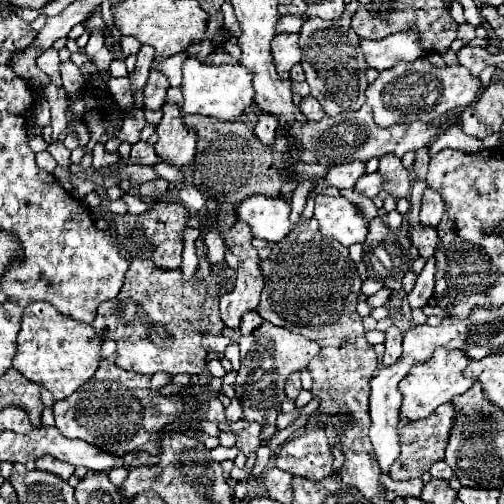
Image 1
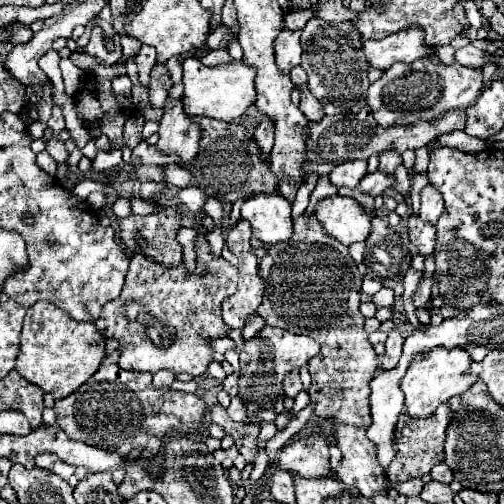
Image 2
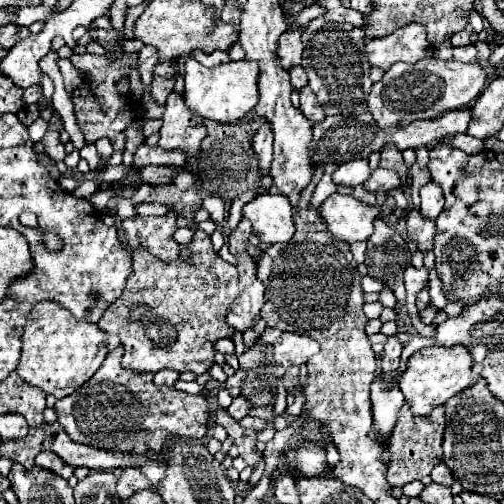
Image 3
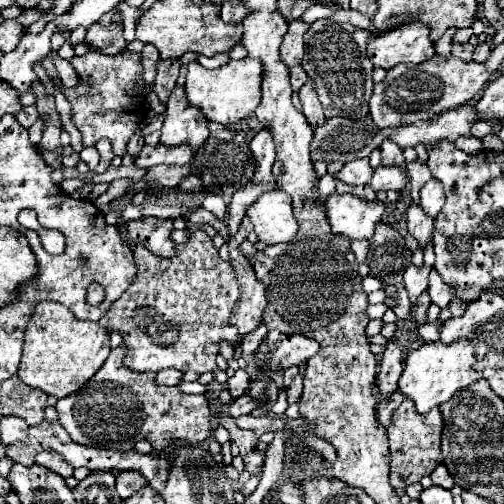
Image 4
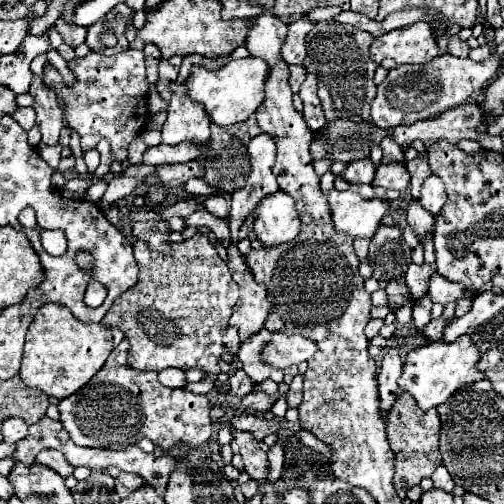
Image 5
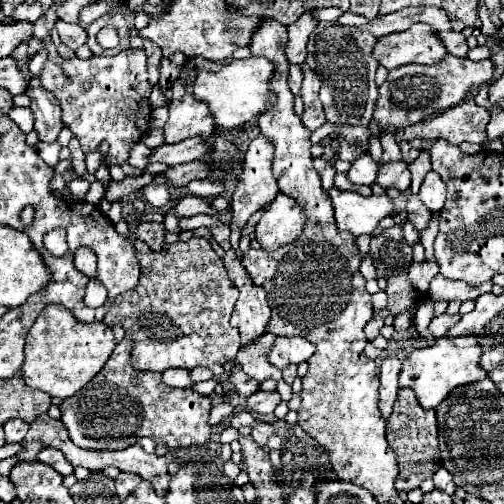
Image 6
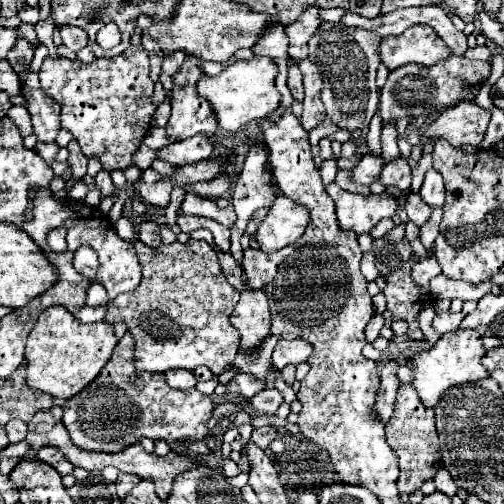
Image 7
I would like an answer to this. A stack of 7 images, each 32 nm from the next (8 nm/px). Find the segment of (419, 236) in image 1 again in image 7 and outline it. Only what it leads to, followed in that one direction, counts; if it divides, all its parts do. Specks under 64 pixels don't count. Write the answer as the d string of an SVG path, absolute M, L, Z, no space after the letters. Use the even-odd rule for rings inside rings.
M410 192L410 194L408 194L408 200L406 200L406 212L408 212L408 218L410 218L418 228L422 228L422 226L430 220L430 212L432 212L432 210L428 208L428 204L422 202L420 194Z

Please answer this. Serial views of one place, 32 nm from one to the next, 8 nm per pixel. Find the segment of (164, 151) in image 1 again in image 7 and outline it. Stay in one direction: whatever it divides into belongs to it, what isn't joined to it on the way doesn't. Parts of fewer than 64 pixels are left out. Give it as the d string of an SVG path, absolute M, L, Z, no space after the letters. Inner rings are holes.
M188 56L174 78L172 112L166 124L170 142L192 138L196 134L204 134L208 138L216 134L216 116L210 104L196 94L196 80L202 74L198 62L200 60L196 56Z

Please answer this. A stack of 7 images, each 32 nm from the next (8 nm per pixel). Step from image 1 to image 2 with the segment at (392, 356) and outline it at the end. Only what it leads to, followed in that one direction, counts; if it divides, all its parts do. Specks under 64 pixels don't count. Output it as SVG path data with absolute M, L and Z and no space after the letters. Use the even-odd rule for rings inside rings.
M398 328L388 332L388 340L386 340L386 354L382 356L382 368L394 368L394 364L398 364L398 358L402 354L402 334L398 332Z

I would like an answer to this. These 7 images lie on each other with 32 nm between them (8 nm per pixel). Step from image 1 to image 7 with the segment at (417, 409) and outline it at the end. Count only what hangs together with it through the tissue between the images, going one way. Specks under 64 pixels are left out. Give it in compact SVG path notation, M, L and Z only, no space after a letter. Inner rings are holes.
M460 330L456 334L444 334L430 350L416 352L398 368L396 376L400 384L412 384L416 388L420 402L426 408L434 408L438 400L442 400L448 388L488 378L488 372L480 362L482 356L484 356L484 346L482 346L480 334L474 330Z

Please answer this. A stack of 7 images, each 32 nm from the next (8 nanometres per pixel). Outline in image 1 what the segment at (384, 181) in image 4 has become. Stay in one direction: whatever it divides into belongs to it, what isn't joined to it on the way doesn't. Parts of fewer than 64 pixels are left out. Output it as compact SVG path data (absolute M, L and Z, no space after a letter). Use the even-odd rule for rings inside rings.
M374 172L374 174L364 174L364 176L360 176L360 180L356 182L354 190L356 190L358 194L362 194L362 196L374 198L374 196L382 190L382 178L380 178L380 174Z

